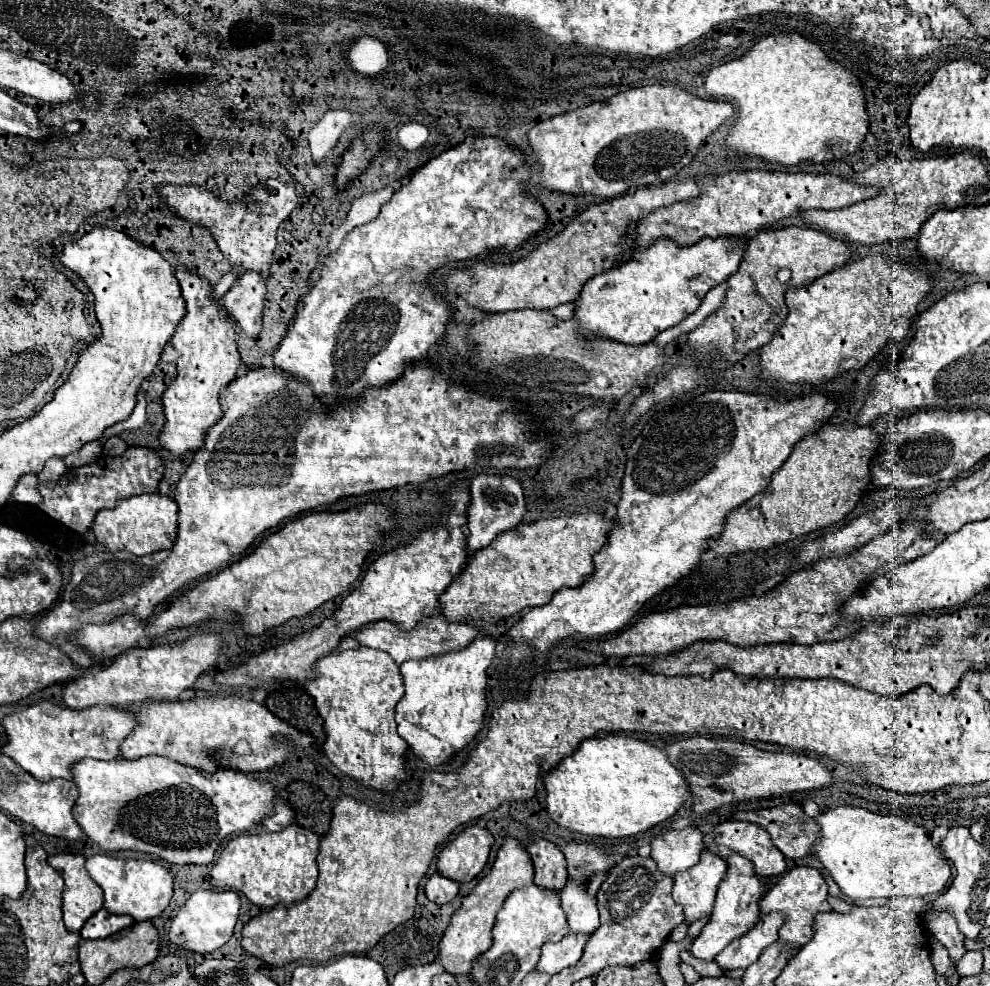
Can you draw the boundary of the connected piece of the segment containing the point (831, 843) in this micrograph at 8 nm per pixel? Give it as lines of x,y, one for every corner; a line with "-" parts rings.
838,806
822,812
816,818
820,826
818,840
814,844
814,856
824,866
824,870
834,878
846,898
868,900
868,898
890,898
890,896
910,896
910,898
930,898
930,894
940,894
950,880
950,866
942,852
932,844
928,832
914,822
908,822
892,814
874,814
864,808

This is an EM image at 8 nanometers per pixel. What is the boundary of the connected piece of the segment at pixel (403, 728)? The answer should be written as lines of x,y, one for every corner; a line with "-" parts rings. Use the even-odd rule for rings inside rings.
478,636
468,646
400,664
406,694
396,704
398,734
424,762
438,766
462,750
482,728
486,710
486,670
496,656
496,640

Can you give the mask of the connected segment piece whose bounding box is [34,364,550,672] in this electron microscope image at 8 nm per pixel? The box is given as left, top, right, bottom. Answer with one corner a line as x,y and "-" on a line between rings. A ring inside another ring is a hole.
410,364
402,378
394,384
386,388
372,388
360,402
352,404
352,408
340,406
330,414
320,410
322,404
314,398
308,384
286,376
278,368
248,370
248,374
232,380
222,390
220,400
224,416
206,434
202,452
194,454
192,464
182,474
174,492
174,500
180,510
178,538
174,546
148,556
104,550
80,558
72,568
70,582
62,588
62,602
48,610
34,626
34,634
56,648
62,648
78,672
94,668
96,658
86,652
86,648
72,644
72,634
82,630
86,624
104,626
124,614
134,614
138,620
146,622
162,604
168,604
180,588
230,566
234,554
244,554
256,536
290,516
294,518
300,512
322,504
334,504
344,496
418,484
454,470
482,472
488,468
532,468
542,464
550,454
550,446
546,442
532,440
530,430
534,426
530,416
514,412
514,402
478,396
466,386
448,382
430,366
418,368
416,364

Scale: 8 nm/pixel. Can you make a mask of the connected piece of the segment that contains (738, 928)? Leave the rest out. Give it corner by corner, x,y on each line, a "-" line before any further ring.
730,852
726,862
728,862
728,874
726,874
726,880
722,880
722,884
718,886
718,896
716,896
716,904
714,904
710,922
702,928
700,936
692,942
692,948
690,948
692,956
706,960
706,962
714,960
718,952
722,952
732,940
736,940
736,938
744,936
748,930
752,930
760,920
758,896
762,896
762,892
764,892
762,880
754,874
750,864
746,864
746,860
742,860
742,856
734,856
734,852

